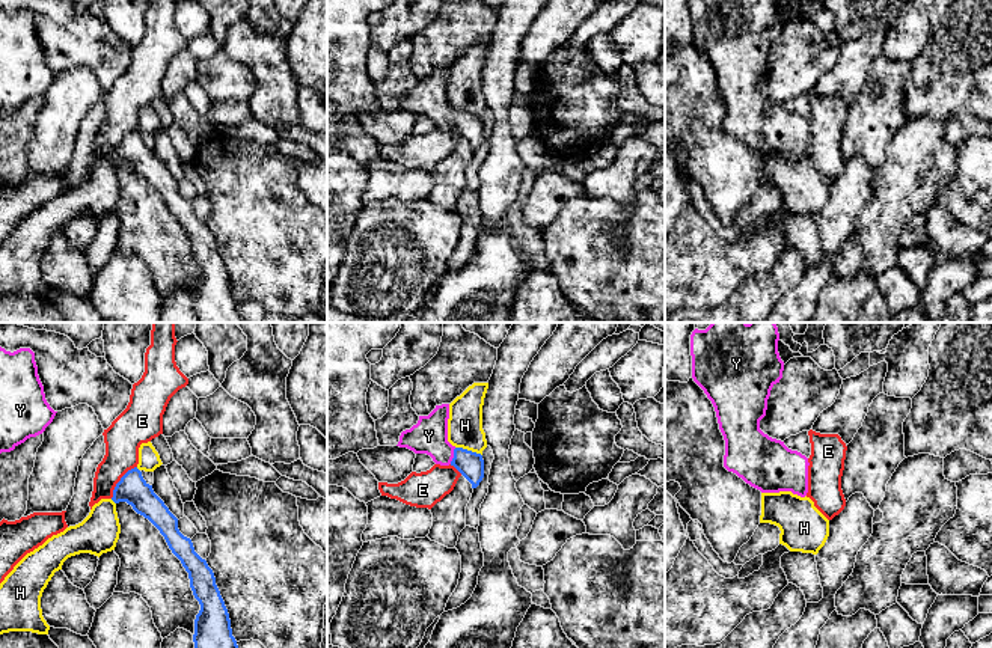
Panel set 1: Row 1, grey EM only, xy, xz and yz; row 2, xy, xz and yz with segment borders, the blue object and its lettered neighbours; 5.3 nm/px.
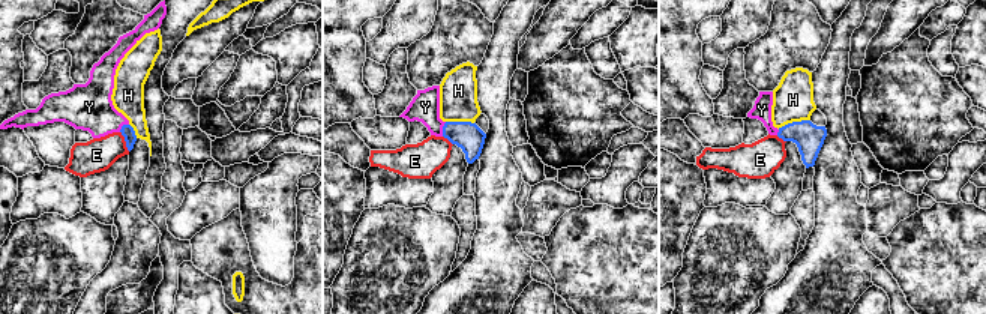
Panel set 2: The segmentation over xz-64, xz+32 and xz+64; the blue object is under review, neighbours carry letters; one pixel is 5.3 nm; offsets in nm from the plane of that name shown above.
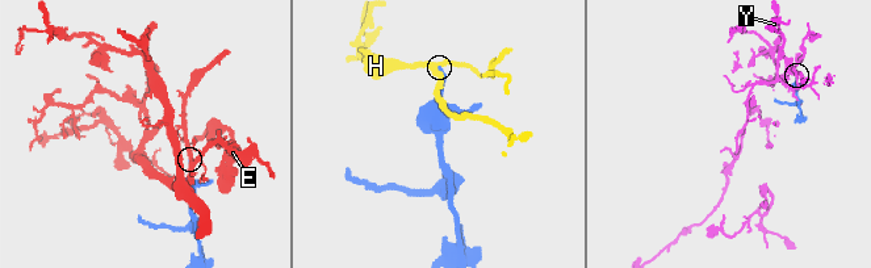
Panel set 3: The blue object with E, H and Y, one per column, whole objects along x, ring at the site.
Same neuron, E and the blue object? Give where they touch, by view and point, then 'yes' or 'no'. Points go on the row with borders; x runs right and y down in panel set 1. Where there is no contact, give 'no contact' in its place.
meets blue in xy at (119, 481); no

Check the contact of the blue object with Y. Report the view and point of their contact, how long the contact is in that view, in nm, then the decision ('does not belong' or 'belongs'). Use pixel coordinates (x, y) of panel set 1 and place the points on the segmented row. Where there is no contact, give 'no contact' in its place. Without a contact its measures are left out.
contact xz (454, 455); length 90 nm; belongs

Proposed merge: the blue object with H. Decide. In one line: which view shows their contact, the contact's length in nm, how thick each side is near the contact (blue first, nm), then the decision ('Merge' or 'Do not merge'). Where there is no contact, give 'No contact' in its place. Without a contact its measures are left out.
Touches blue in xz. Shared border 150 nm. Thickness 140 nm (blue) against 190 nm. Do not merge

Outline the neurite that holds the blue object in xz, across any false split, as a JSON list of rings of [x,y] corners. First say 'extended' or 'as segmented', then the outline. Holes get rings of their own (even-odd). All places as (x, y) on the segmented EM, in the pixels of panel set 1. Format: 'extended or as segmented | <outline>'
extended | [[[449,404],[436,405],[428,416],[419,416],[416,425],[401,433],[396,446],[427,454],[436,464],[454,466],[476,488],[484,478],[482,455],[448,442],[448,419]]]

